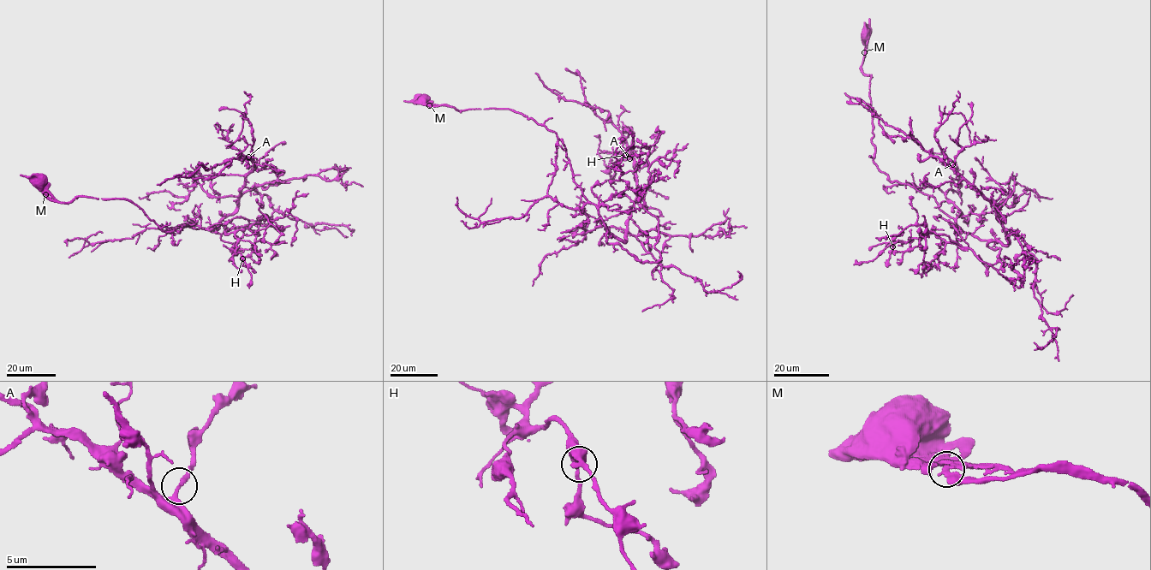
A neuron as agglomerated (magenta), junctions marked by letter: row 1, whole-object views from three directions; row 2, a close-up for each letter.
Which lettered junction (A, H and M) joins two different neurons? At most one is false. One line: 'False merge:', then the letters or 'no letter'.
False merge: no letter

